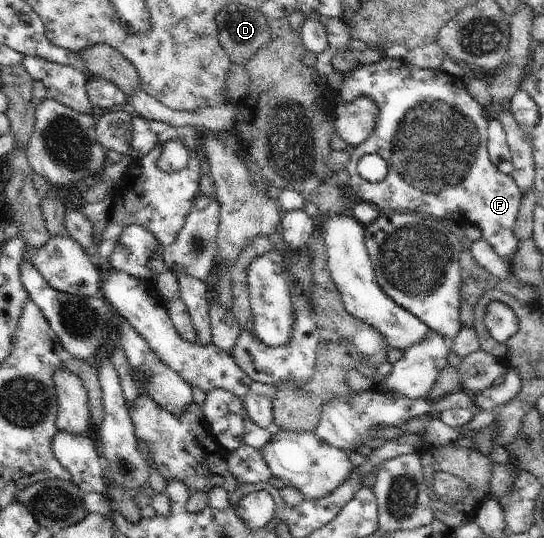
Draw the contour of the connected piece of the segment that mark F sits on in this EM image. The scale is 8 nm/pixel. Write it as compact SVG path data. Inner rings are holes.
M383 58L372 65L362 65L344 76L338 99L353 102L357 97L371 97L378 106L378 117L373 132L358 147L351 149L349 172L349 192L359 196L366 203L389 210L422 213L436 219L448 219L464 228L466 224L481 230L481 236L502 258L512 262L512 254L517 250L519 234L517 230L522 193L513 177L501 172L488 155L488 119L482 116L479 104L466 89L464 78L454 77L440 68L420 69L408 65L404 60ZM365 154L379 154L388 164L387 177L378 183L370 183L357 173L357 162Z

